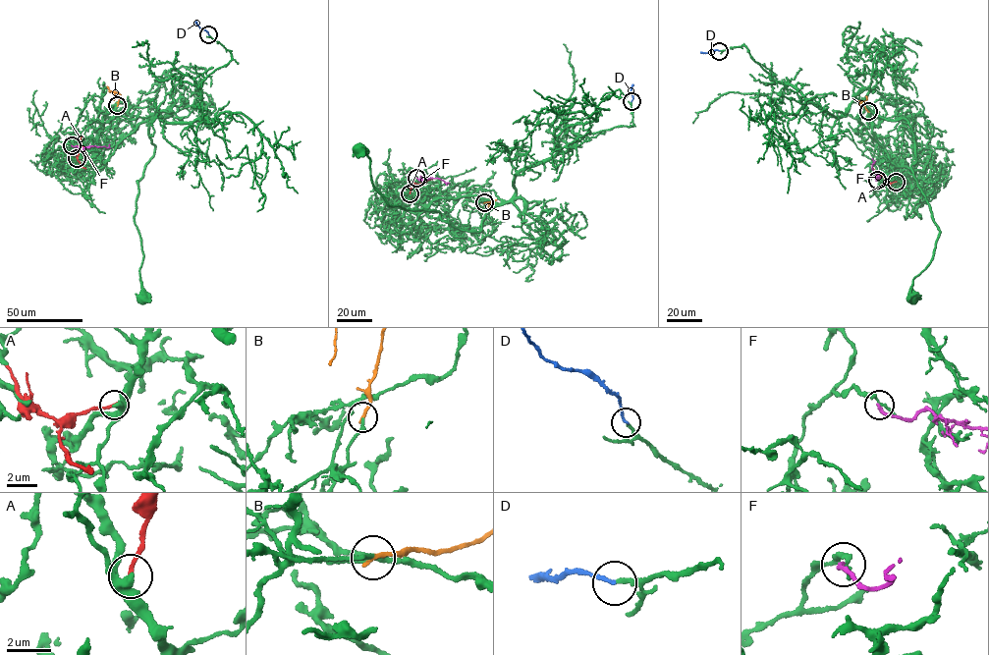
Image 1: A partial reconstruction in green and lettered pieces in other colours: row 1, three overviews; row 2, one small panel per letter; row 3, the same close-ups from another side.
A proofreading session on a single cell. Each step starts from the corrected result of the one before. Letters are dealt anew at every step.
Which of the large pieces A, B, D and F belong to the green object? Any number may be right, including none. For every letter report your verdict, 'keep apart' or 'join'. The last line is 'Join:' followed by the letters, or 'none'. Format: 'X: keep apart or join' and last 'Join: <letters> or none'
A: keep apart
B: keep apart
D: join
F: keep apart
Join: D

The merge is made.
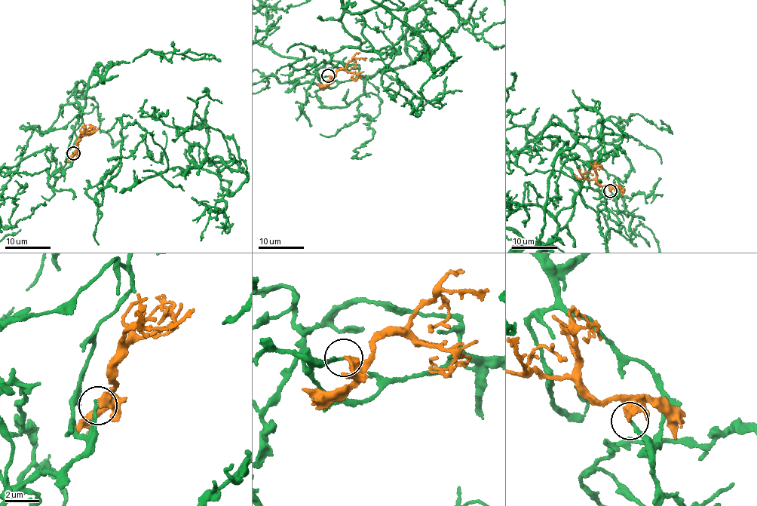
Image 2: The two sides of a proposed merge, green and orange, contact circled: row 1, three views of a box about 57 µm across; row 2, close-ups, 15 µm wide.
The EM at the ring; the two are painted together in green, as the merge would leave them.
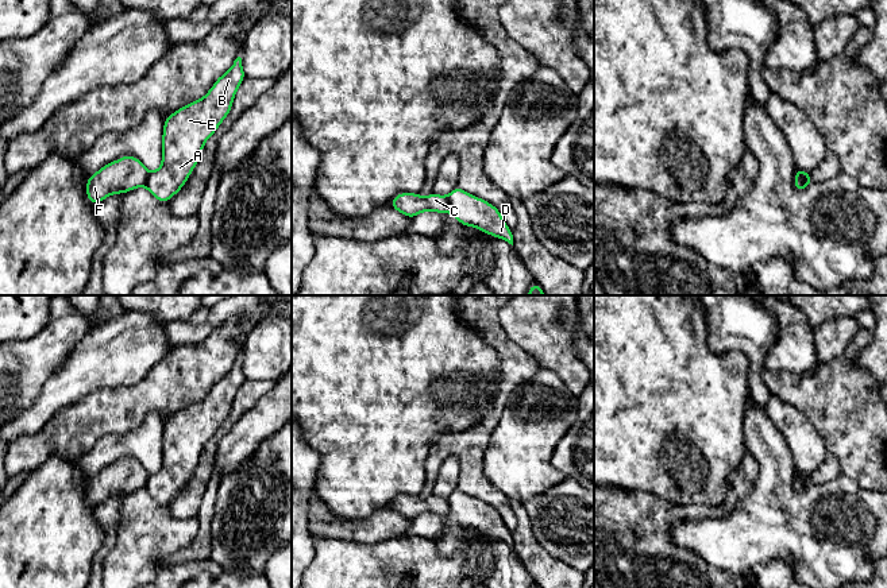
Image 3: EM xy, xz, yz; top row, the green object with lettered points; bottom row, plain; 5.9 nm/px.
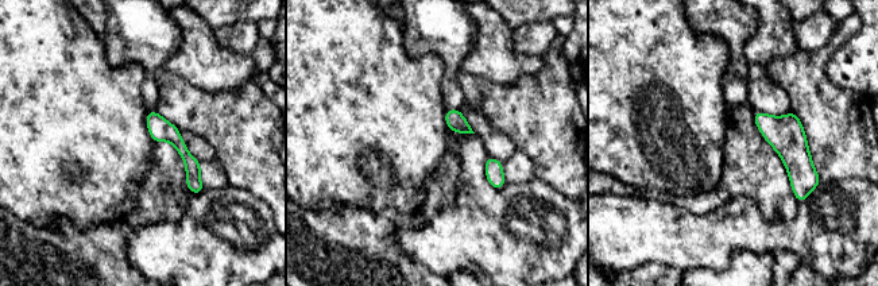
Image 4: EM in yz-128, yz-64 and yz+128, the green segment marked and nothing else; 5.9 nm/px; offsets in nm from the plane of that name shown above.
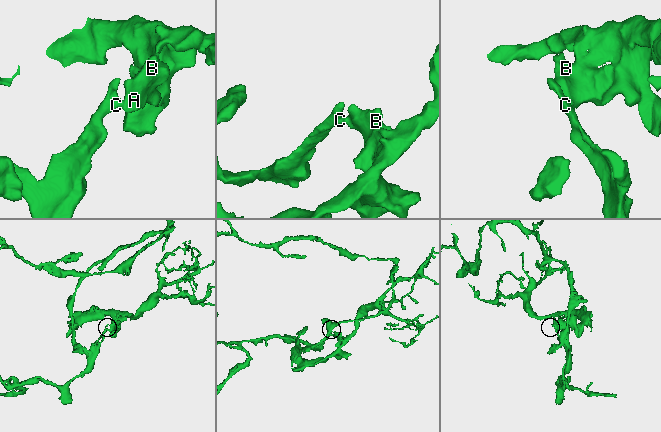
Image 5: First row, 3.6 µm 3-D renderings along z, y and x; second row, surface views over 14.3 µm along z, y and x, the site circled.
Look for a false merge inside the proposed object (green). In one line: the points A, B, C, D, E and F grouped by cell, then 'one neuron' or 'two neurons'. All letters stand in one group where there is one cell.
A B D E / C F | two neurons

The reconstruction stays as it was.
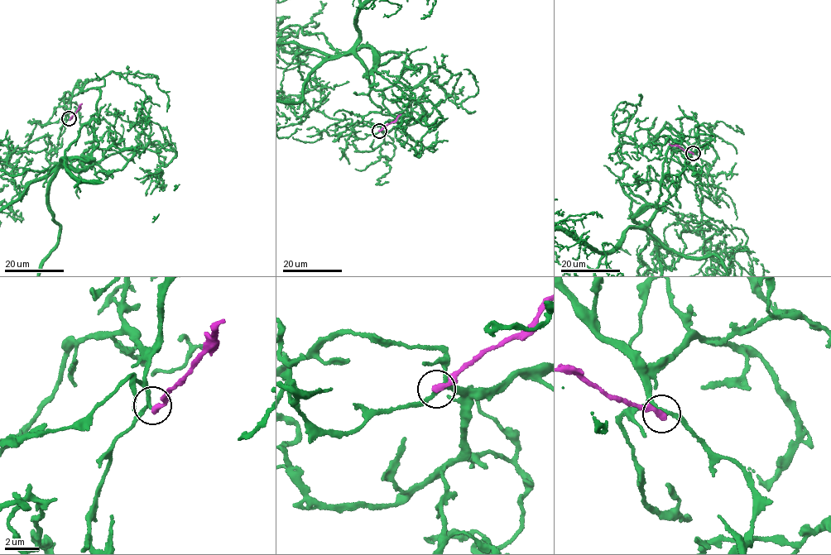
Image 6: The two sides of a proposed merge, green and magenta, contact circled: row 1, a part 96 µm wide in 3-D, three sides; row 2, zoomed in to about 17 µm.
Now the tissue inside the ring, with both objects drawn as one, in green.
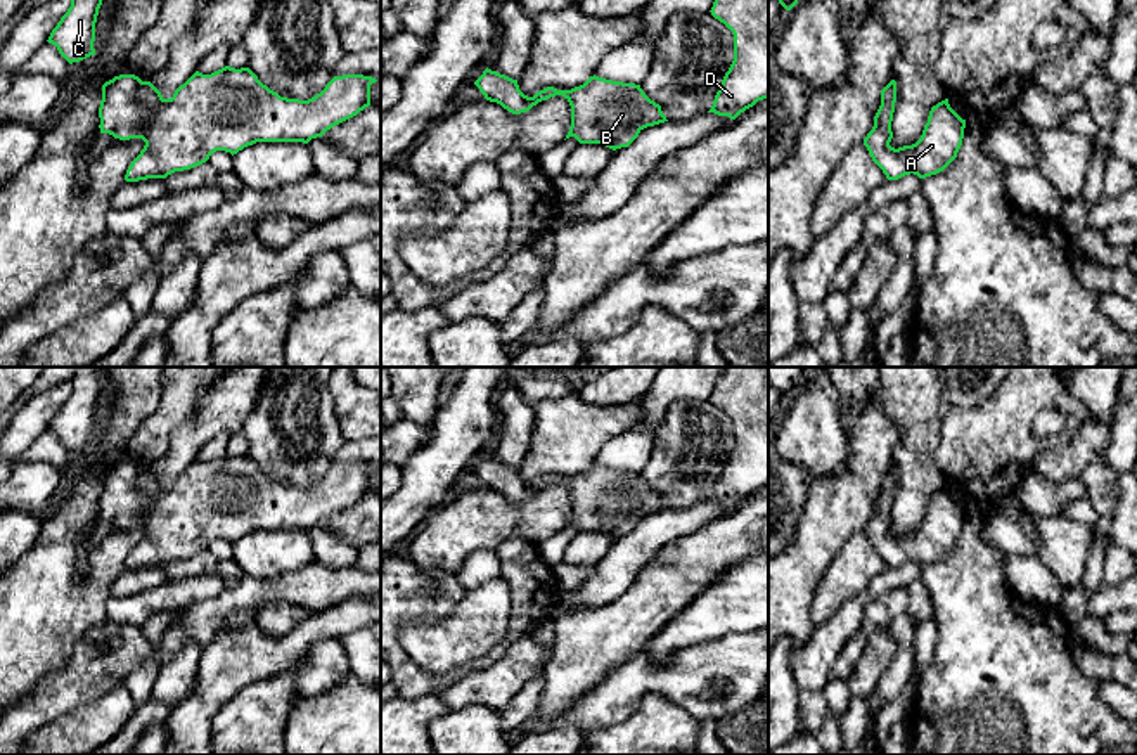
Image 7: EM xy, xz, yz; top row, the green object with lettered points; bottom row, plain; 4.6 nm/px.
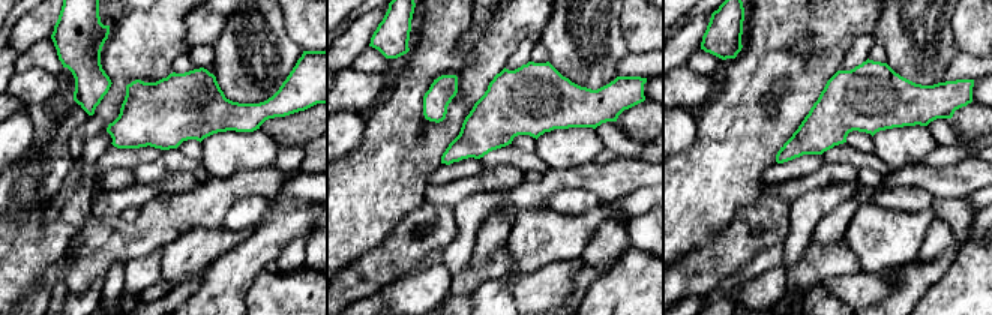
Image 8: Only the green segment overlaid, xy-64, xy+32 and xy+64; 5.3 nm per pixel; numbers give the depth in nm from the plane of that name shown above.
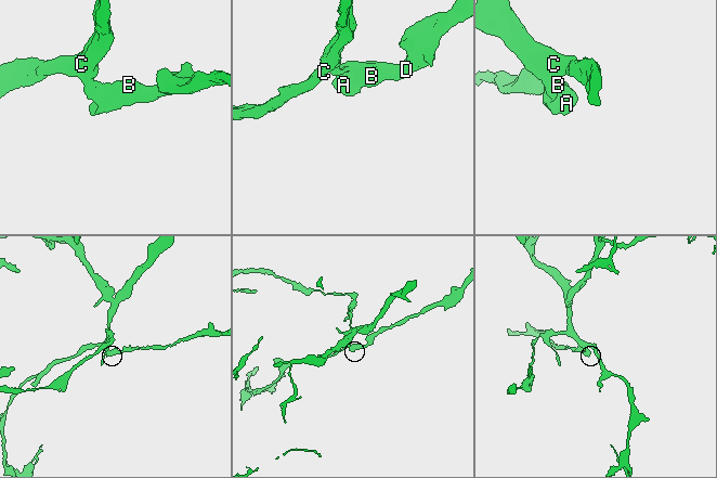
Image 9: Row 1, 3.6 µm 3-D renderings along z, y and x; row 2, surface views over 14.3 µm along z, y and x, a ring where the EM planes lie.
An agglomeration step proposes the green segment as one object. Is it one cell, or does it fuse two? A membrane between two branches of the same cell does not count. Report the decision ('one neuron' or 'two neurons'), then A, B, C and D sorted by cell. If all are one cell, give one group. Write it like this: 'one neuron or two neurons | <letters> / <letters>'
one neuron | A B C D

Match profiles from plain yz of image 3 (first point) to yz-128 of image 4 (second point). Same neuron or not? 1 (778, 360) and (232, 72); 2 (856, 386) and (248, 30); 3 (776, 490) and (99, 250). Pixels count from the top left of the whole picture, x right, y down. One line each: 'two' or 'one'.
1: one
2: two
3: two

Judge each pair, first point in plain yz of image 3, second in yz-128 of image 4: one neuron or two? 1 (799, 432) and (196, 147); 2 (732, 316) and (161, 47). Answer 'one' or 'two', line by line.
1: one
2: one

